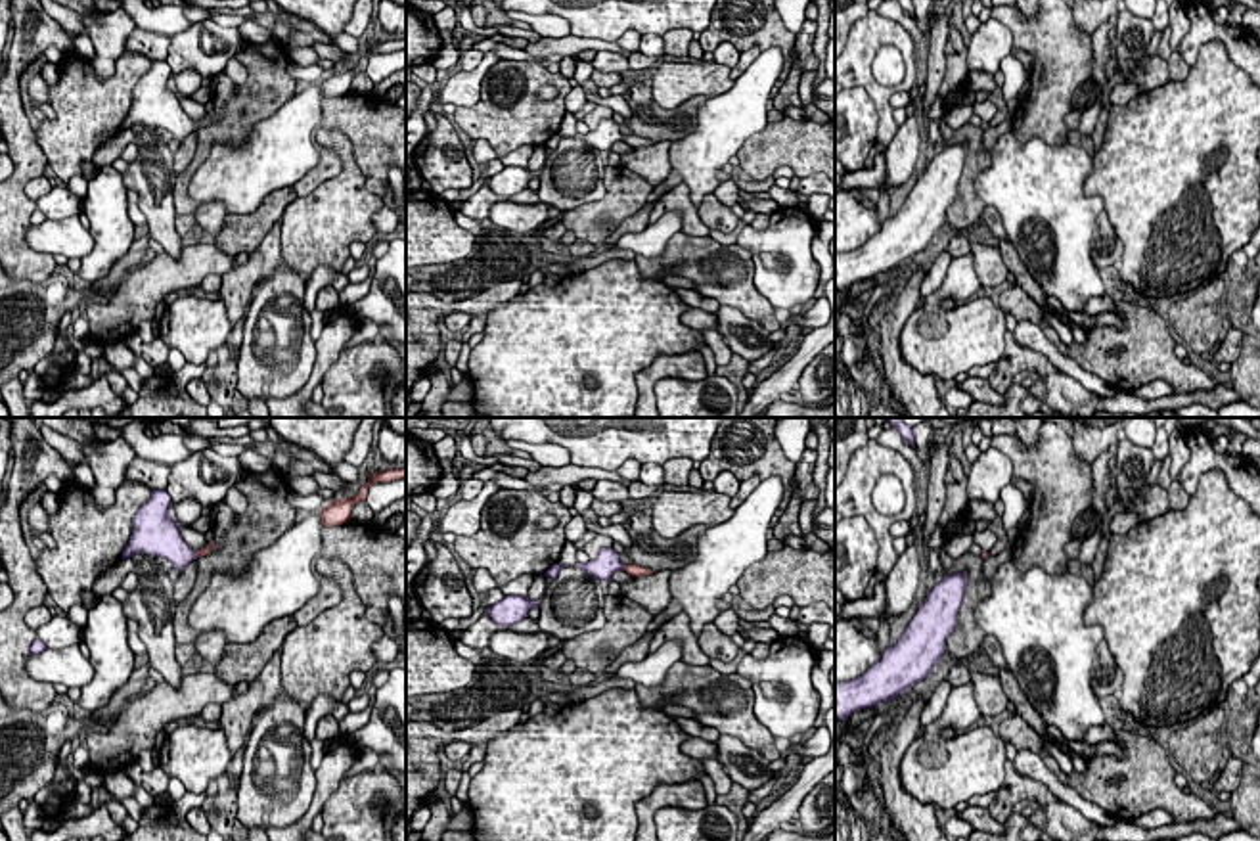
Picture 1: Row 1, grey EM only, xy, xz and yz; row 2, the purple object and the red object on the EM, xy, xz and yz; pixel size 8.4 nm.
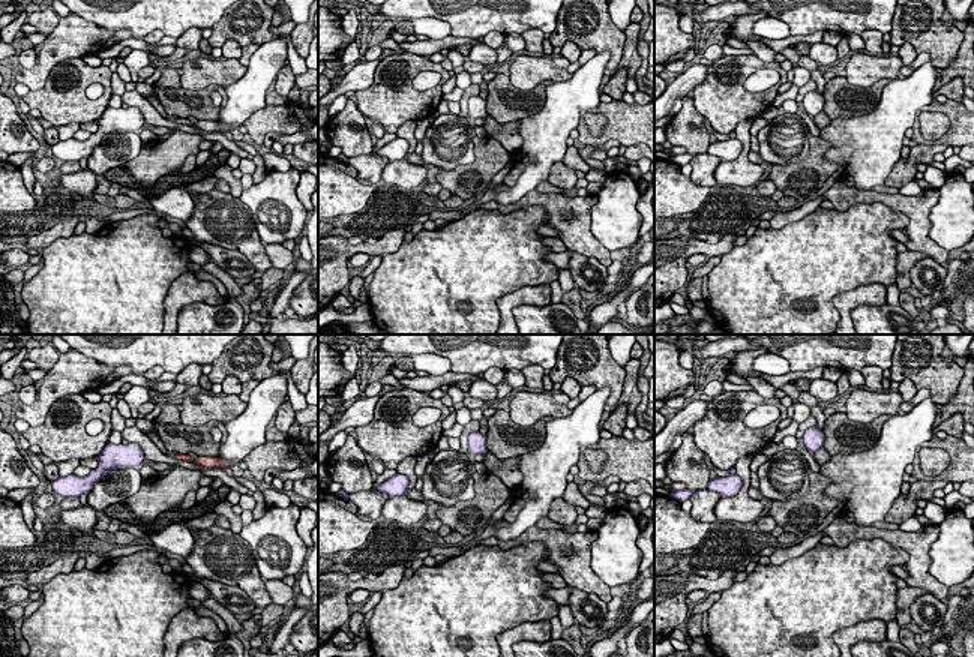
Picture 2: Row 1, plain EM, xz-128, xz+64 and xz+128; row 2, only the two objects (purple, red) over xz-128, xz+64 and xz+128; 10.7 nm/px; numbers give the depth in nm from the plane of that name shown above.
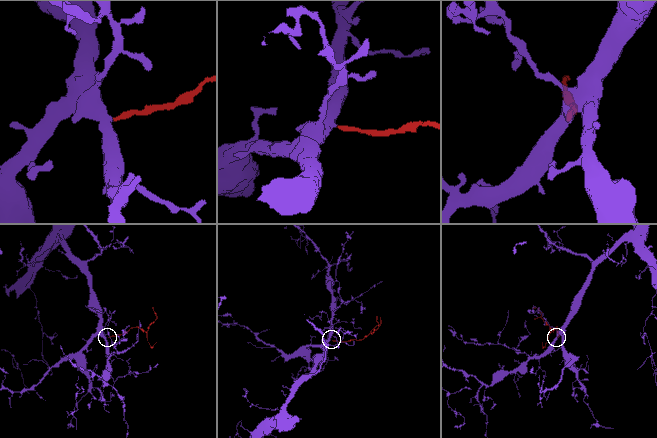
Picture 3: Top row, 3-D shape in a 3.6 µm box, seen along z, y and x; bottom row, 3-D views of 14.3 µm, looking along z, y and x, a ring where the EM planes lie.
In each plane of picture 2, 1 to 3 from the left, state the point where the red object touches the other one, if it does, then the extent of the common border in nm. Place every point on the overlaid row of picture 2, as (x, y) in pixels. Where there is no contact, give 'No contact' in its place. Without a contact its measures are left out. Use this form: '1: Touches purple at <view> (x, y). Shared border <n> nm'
1: No contact
2: No contact
3: No contact

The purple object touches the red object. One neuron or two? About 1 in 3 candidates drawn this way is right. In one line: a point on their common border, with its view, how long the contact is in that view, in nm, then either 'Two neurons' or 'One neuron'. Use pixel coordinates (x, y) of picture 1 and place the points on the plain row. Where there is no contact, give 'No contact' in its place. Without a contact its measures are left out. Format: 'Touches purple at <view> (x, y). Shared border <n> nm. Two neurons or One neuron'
Touches purple at xz (623, 138). Shared border 60 nm. One neuron

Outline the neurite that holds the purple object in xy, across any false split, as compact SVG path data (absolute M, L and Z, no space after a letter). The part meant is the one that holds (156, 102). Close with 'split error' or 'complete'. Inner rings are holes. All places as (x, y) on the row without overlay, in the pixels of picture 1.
M153 61L151 69L138 80L132 90L132 105L123 123L123 130L136 123L169 130L182 144L195 128L211 125L216 117L211 113L201 121L191 121L170 86L172 71L167 61Z | split error

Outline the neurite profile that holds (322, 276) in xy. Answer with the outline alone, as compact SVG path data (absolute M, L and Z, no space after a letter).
M318 266L312 276L306 280L306 289L304 289L304 301L303 307L312 312L316 307L316 295L322 287L333 285L337 291L345 289L349 284L349 276L339 274L327 266Z

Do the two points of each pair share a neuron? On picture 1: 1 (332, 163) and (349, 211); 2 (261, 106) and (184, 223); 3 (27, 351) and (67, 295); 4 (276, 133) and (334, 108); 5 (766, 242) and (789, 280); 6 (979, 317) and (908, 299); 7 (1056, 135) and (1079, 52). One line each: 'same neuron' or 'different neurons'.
1: different neurons
2: different neurons
3: same neuron
4: different neurons
5: same neuron
6: different neurons
7: same neuron

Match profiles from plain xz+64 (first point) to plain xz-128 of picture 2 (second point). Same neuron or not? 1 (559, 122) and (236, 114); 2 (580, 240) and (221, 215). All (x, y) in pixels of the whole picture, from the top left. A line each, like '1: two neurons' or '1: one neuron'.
1: one neuron
2: one neuron

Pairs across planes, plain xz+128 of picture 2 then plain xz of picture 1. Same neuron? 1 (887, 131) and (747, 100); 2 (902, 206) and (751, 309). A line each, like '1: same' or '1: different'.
1: same
2: same

